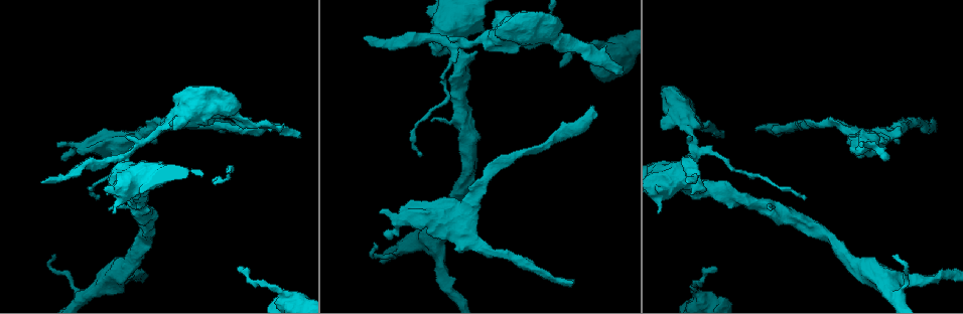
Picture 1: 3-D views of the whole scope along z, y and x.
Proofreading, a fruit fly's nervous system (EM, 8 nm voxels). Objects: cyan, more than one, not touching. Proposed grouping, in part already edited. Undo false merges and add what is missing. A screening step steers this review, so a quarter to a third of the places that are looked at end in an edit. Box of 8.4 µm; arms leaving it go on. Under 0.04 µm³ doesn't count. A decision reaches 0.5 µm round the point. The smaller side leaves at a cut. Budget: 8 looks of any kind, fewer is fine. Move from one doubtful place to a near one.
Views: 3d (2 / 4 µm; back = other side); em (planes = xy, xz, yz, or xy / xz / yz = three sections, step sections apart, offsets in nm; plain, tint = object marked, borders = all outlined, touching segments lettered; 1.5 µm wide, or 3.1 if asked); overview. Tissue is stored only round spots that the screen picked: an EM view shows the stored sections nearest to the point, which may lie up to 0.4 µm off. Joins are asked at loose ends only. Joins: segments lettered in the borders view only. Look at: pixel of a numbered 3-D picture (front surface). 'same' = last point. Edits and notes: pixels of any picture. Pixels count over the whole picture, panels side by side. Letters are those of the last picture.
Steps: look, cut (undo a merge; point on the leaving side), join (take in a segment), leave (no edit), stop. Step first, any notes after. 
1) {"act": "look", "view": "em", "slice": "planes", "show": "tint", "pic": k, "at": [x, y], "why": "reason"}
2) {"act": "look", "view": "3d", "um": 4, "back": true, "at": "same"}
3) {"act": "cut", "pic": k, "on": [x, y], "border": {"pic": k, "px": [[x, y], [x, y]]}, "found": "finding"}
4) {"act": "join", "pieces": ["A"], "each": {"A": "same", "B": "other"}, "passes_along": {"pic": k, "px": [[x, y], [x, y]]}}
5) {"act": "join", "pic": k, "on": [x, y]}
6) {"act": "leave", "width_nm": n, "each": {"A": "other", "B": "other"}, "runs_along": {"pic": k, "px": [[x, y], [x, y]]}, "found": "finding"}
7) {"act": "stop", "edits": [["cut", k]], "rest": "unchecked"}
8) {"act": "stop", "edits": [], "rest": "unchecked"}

{"act": "look", "view": "em", "slice": "planes", "show": "borders", "pic": 1, "at": [269, 131], "why": "long arm stops here"}

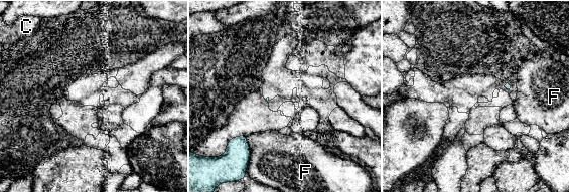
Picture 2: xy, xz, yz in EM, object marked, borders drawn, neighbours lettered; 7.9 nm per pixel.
{"act": "leave", "each": {"C": "other", "F": "other"}, "found": "none of them fits"}

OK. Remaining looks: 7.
{"act": "look", "view": "3d", "um": 2, "pic": 1, "at": [237, 269], "why": "free end"}

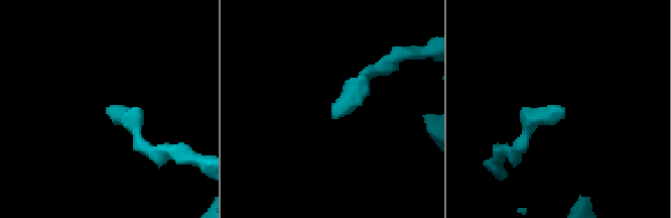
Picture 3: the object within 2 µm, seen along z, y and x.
{"act": "look", "view": "em", "slice": "xz", "step": 4, "show": "borders", "pic": 3, "at": [563, 112], "why": "need the tissue"}

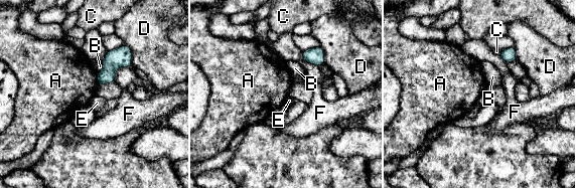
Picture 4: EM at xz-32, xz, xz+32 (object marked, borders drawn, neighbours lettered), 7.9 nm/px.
{"act": "leave", "each": {"A": "other", "B": "other", "C": "other", "D": "other", "E": "other", "F": "other"}, "border": {"pic": 4, "px": [[96, 71], [98, 85]]}, "found": "no lettered segment goes on from it"}

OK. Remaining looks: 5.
{"act": "look", "view": "3d", "um": 2, "pic": 1, "at": [250, 117], "why": "an open end"}

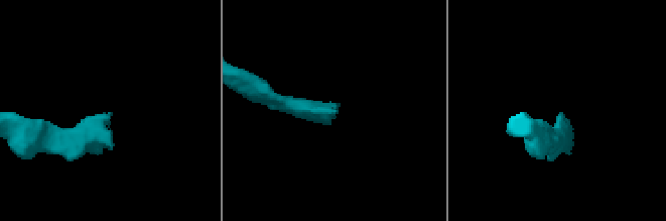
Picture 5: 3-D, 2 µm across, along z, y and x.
{"act": "look", "view": "em", "slice": "xz", "step": 8, "show": "borders", "pic": 5, "at": [560, 115]}

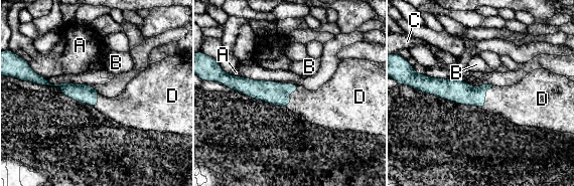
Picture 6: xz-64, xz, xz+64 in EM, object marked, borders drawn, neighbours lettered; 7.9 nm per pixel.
{"act": "join", "pieces": ["D"], "each": {"A": "other", "B": "other", "C": "other", "D": "same"}, "passes_along": {"pic": 6, "px": [[274, 92], [287, 94], [315, 106]]}, "found": "the neuron continues"}

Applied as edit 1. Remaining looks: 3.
{"act": "stop", "edits": [["join", 6]], "rest": "unchecked"}

